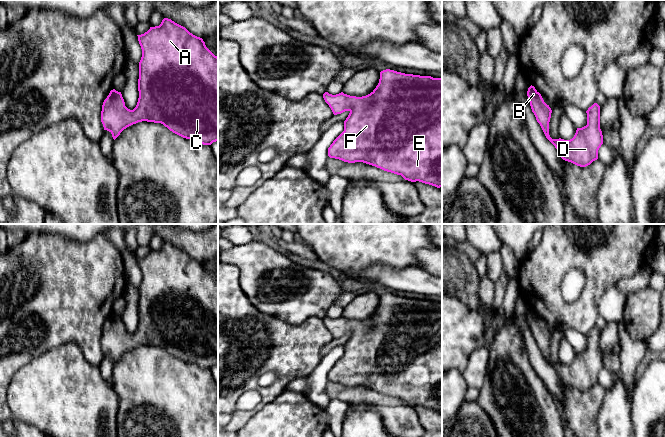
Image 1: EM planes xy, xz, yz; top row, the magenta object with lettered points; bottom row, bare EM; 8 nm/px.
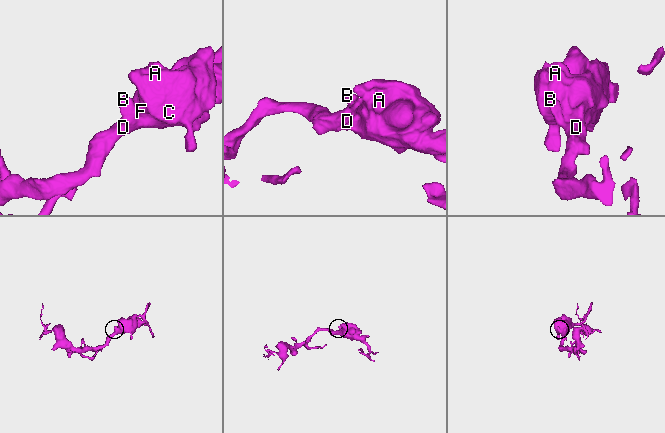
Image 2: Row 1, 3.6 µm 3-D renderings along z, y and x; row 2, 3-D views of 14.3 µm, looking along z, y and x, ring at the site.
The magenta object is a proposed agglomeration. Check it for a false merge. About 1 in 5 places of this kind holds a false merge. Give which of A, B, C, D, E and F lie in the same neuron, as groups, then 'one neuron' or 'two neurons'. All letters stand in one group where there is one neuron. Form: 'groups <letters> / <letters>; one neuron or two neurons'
groups A B C D E F; one neuron

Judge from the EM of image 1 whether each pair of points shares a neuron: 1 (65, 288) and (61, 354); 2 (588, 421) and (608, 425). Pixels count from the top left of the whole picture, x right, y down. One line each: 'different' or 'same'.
1: different
2: different

